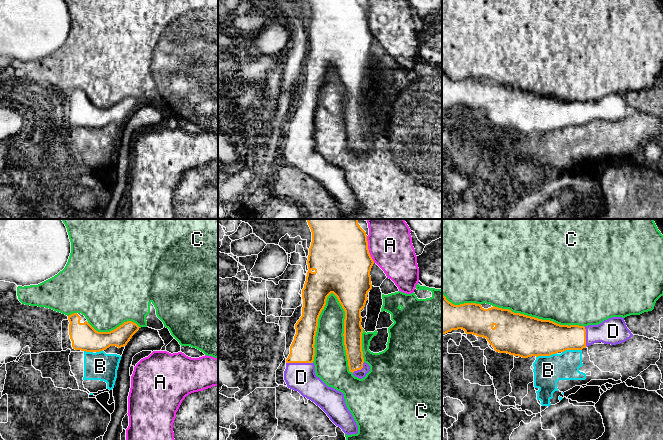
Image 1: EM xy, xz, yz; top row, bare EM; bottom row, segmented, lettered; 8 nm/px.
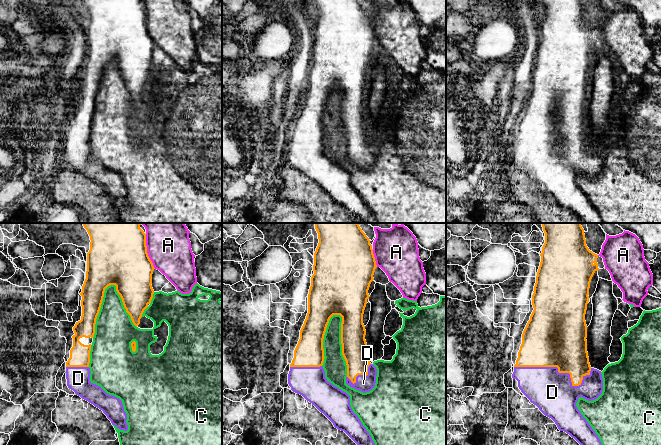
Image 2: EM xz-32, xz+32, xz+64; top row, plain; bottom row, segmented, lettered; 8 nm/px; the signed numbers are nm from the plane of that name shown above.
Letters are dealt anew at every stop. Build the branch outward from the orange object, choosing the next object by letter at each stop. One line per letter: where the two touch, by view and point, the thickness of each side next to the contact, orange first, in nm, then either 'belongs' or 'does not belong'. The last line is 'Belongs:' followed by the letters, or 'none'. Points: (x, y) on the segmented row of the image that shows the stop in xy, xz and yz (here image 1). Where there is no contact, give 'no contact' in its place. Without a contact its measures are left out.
A: xz (368, 249) | 480/360 nm | does not belong
B: yz (546, 355) | 340/240 nm | does not belong
C: xz (344, 333) | 170/260 nm | does not belong
D: xz (299, 362) | 200/240 nm | belongs
Belongs: D

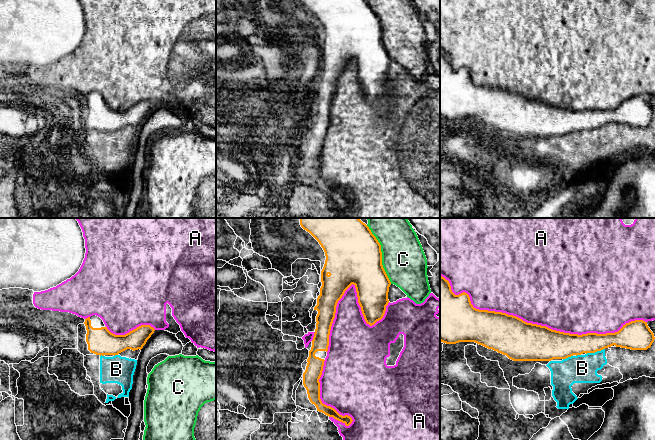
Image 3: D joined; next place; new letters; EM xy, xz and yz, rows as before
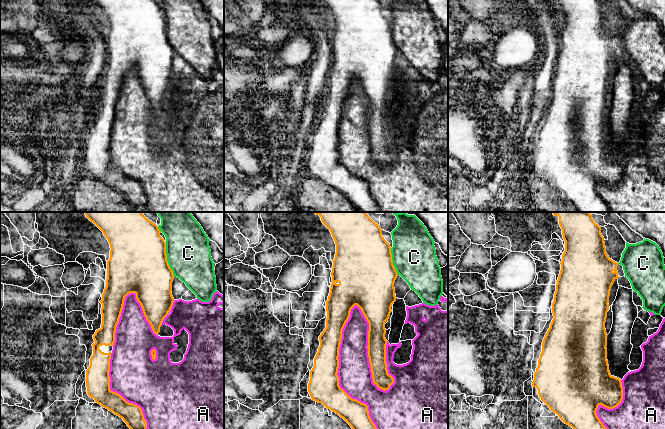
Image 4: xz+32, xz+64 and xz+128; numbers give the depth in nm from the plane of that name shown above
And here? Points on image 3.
A: yz (536, 324) | 320/500 nm | does not belong
B: yz (595, 351) | 200/220 nm | does not belong
C: xz (381, 254) | 440/340 nm | does not belong
Belongs: none

